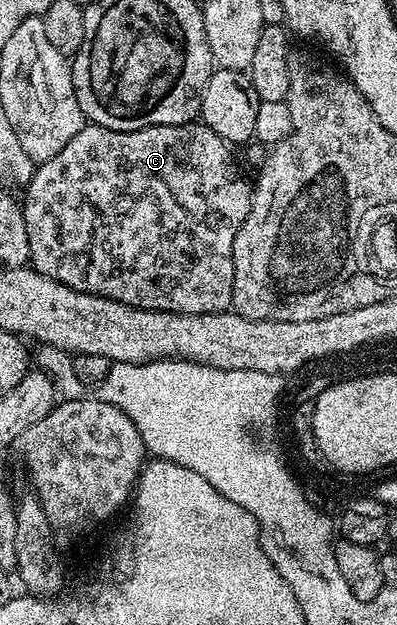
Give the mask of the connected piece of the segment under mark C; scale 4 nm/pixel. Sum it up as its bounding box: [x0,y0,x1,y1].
[20,120,252,314]

